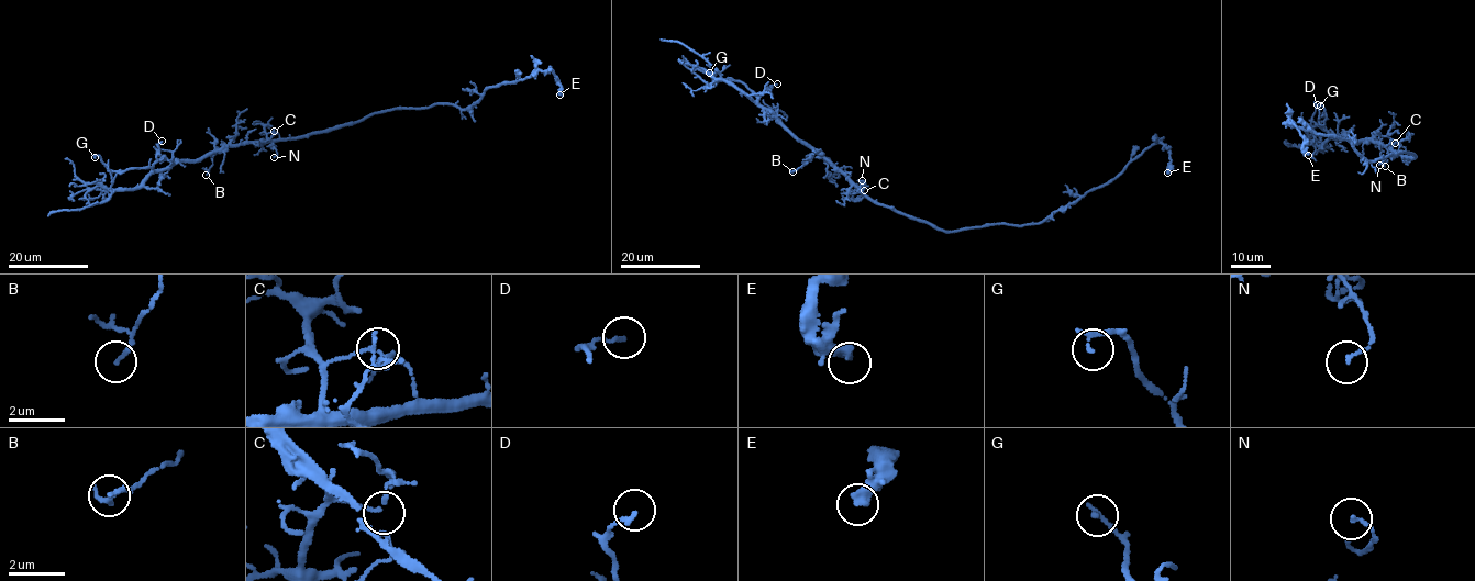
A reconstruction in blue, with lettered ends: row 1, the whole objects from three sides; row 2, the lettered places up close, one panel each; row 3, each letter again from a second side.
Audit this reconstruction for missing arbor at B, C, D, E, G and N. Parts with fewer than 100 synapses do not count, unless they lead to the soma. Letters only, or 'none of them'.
none of them

